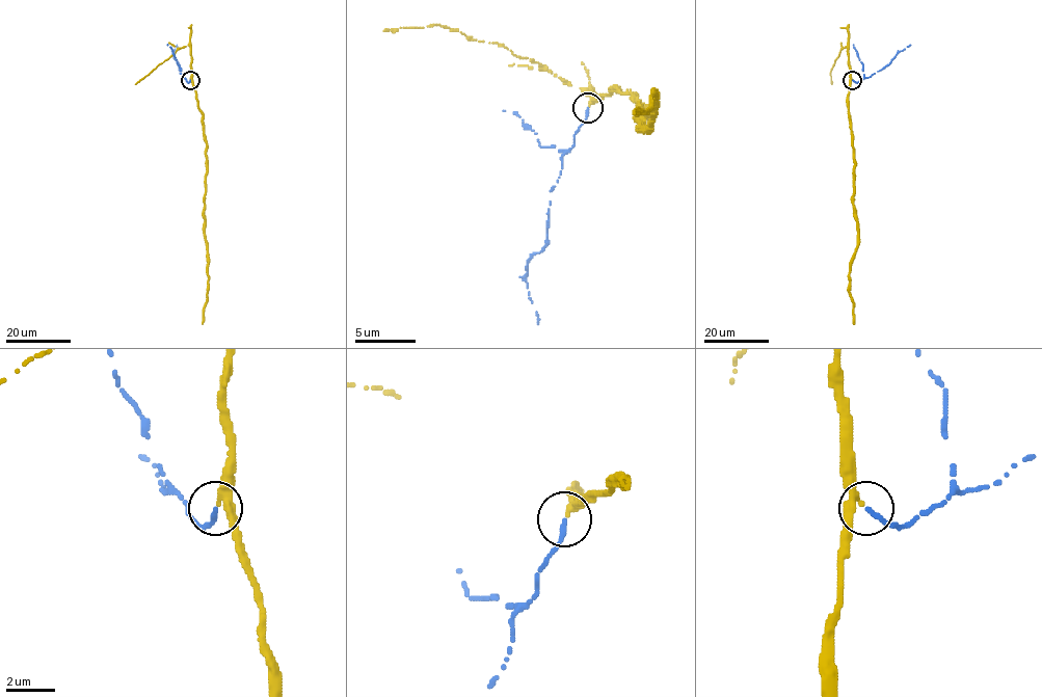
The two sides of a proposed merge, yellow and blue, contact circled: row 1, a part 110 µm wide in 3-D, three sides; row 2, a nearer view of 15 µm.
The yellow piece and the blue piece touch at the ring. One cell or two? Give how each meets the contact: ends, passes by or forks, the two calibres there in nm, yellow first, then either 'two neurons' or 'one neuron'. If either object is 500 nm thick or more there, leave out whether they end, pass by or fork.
yellow passes by; blue ends there; 280 nm thick on the yellow side, 220 nm on the other; one neuron

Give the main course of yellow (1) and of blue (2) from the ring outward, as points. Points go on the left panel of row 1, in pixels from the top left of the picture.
1: (190, 79), (203, 115), (207, 145), (204, 239), (208, 291), (202, 324)
2: (189, 80), (188, 82), (183, 78), (175, 58), (177, 45)

